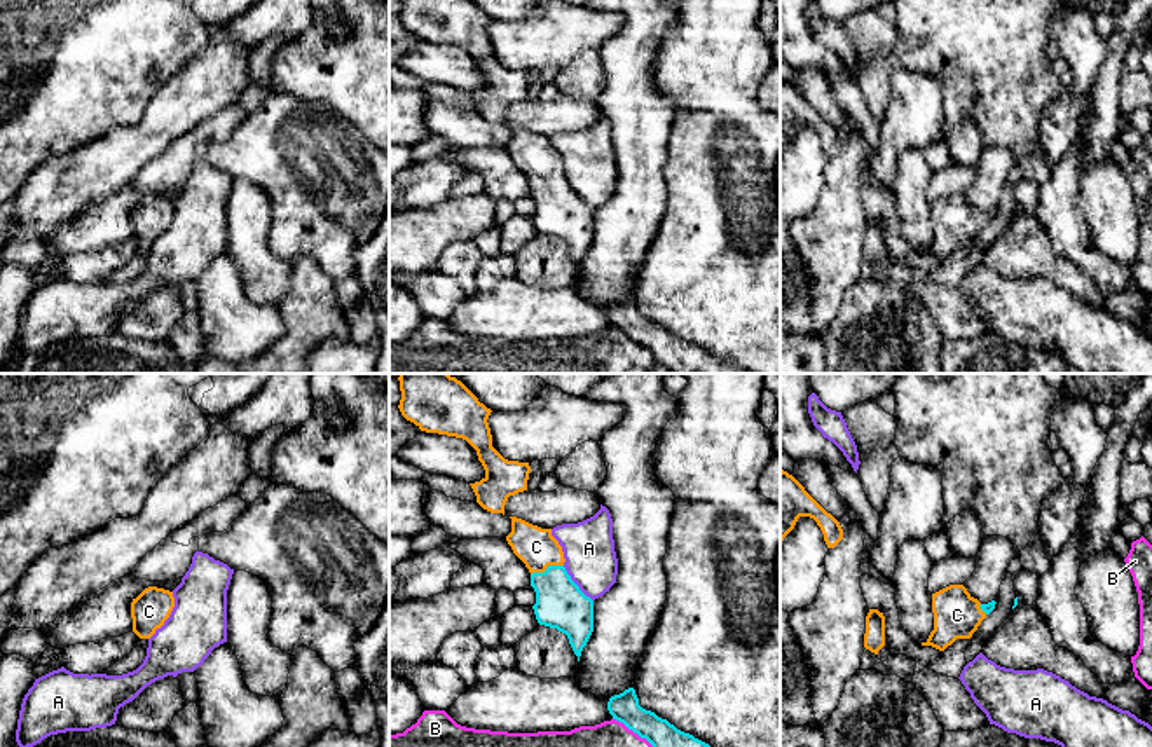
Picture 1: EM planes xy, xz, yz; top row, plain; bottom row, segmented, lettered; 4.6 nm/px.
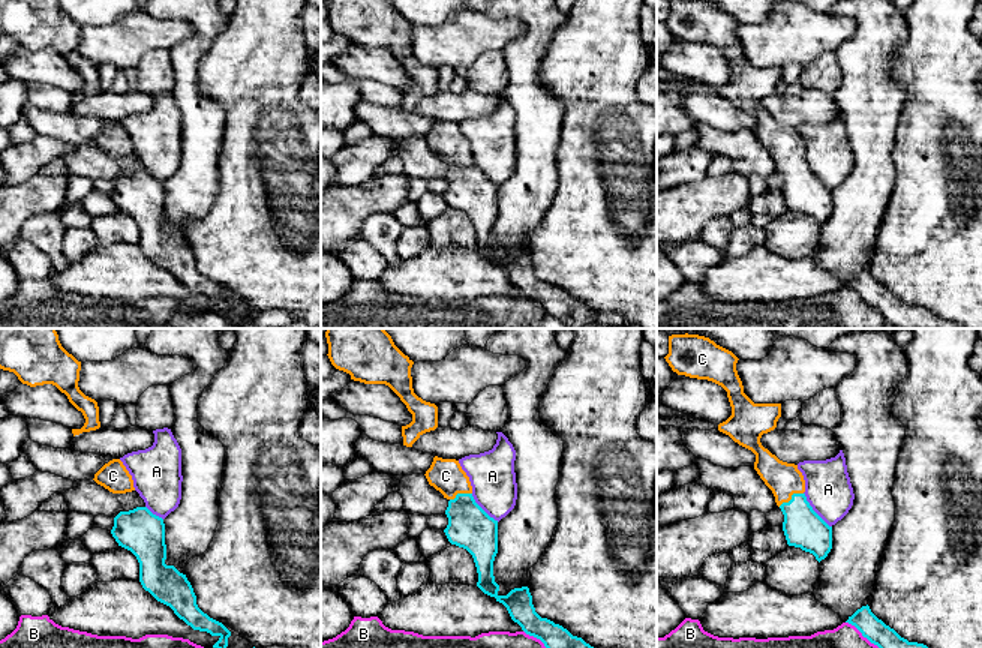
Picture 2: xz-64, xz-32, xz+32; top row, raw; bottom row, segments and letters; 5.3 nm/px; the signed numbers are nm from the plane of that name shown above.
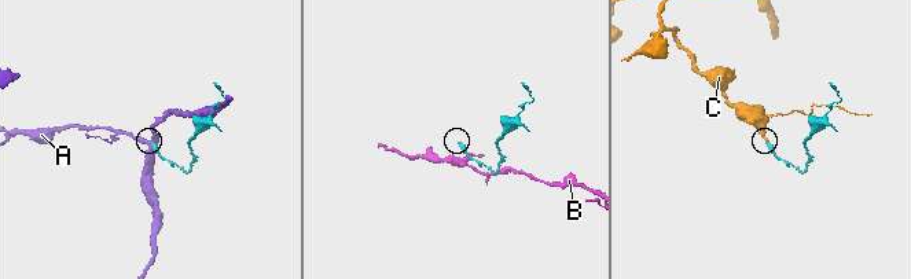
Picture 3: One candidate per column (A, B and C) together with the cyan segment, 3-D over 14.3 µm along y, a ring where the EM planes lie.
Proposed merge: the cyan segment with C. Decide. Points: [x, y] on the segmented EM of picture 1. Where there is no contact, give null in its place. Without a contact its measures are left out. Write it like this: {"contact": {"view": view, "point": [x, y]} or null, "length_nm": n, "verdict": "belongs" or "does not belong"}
{"contact": {"view": "xz", "point": [547, 568]}, "length_nm": 160, "verdict": "belongs"}

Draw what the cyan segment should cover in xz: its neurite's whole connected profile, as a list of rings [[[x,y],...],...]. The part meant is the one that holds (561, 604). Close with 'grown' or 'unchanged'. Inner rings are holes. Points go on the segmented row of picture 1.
[[[517,517],[510,518],[511,532],[506,541],[531,572],[536,620],[566,634],[579,661],[593,632],[593,600],[567,574],[562,546],[552,536],[552,529],[541,529]]] | grown

